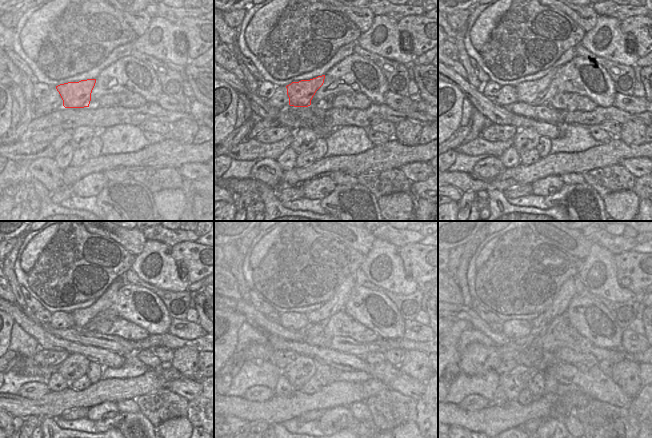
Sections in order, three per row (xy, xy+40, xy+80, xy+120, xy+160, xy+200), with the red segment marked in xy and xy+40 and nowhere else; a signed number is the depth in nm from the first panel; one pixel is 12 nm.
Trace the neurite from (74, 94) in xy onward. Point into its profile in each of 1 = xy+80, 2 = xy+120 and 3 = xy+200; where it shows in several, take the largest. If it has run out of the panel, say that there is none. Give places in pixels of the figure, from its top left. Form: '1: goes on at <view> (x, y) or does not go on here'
1: goes on at xy+80 (527, 92)
2: goes on at xy+120 (82, 316)
3: goes on at xy+200 (560, 304)

